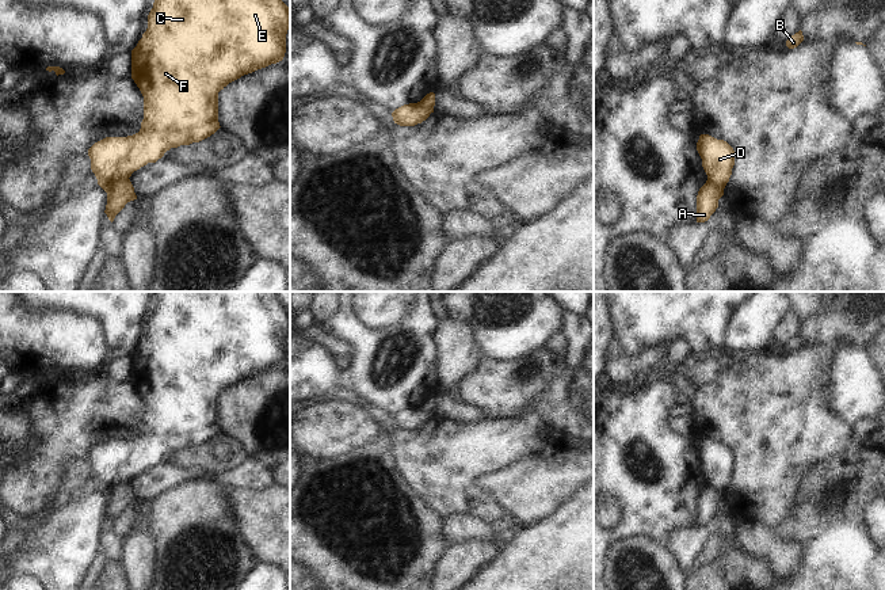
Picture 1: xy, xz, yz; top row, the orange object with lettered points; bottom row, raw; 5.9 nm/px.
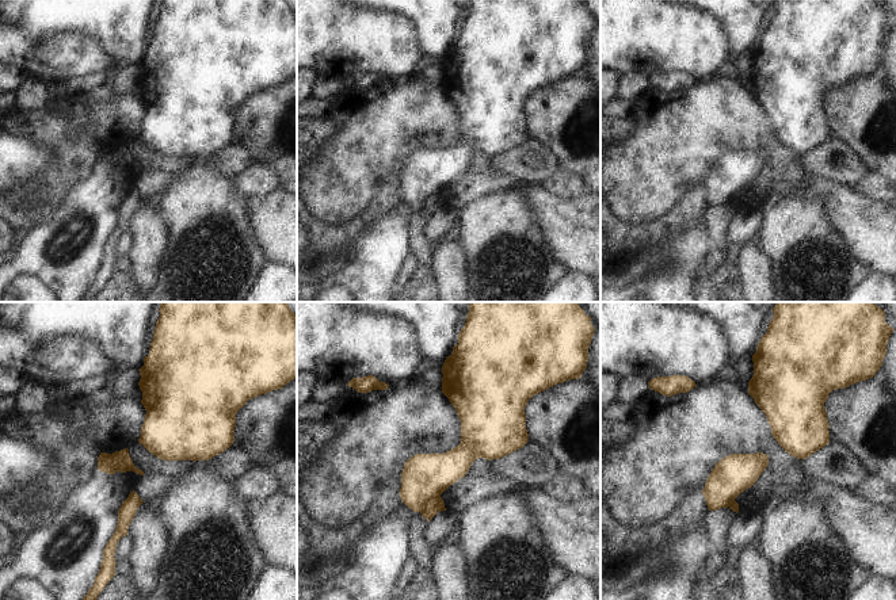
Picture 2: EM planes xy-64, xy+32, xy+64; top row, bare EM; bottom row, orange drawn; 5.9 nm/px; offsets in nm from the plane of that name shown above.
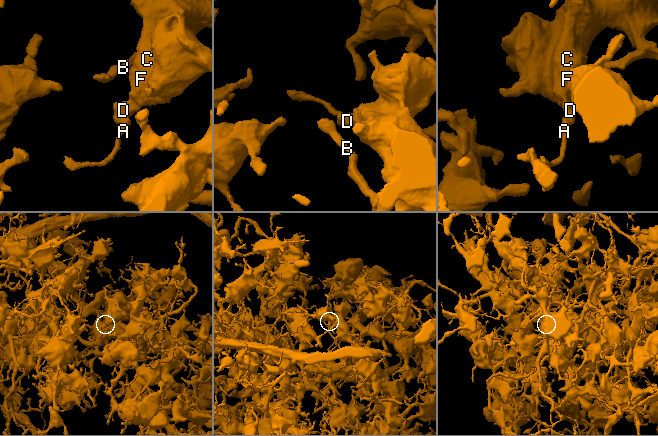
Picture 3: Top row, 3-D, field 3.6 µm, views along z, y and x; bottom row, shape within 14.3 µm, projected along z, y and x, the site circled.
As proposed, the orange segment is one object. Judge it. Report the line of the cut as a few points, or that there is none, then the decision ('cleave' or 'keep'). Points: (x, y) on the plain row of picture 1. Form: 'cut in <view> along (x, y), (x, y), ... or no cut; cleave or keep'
cut in xy along (128, 482), (118, 483), (107, 497); cleave

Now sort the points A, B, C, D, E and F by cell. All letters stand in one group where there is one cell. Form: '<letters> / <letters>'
A / B C D E F

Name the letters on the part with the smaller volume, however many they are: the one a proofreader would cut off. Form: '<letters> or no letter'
A

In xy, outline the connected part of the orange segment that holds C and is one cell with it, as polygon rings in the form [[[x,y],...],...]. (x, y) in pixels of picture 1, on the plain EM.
[[[157,292],[148,332],[131,354],[131,382],[144,400],[141,433],[127,441],[106,441],[88,453],[98,488],[108,496],[115,486],[129,483],[148,467],[156,467],[171,452],[214,438],[221,431],[218,396],[244,378],[282,365],[289,330],[289,311],[275,292]]]

